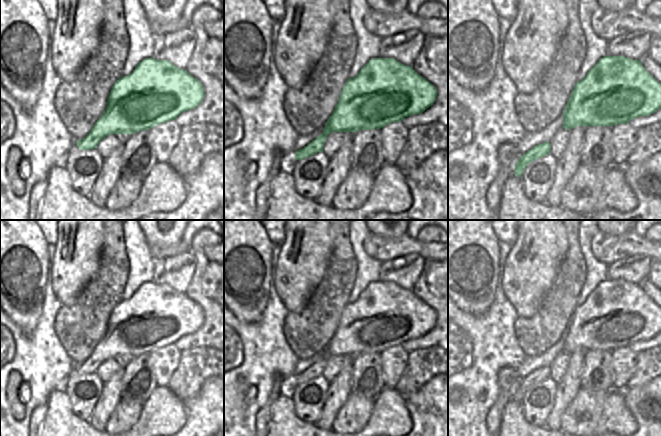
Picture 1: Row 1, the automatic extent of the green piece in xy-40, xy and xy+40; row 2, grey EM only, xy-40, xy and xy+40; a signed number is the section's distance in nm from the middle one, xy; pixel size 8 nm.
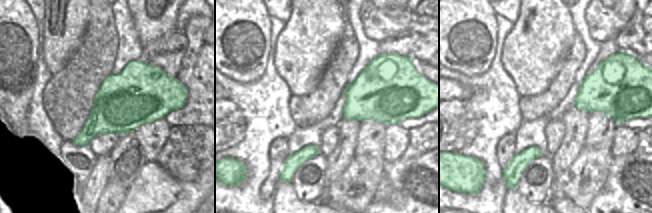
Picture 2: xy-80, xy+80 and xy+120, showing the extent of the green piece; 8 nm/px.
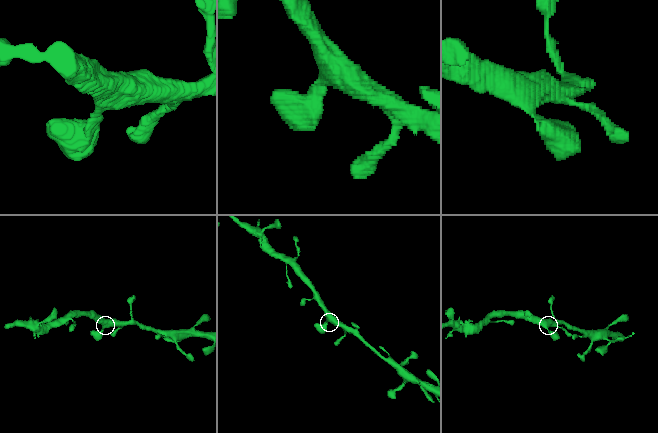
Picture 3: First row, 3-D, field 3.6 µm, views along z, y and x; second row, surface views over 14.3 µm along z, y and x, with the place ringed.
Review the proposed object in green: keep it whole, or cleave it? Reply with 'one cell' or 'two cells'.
one cell

